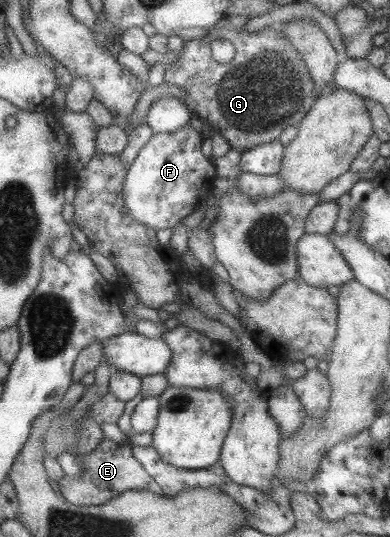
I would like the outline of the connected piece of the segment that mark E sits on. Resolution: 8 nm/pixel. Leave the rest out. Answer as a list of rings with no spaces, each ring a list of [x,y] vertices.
[[[101,435],[98,438],[98,443],[99,445],[91,453],[78,455],[81,458],[78,476],[63,474],[59,479],[59,493],[65,502],[73,505],[101,505],[128,490],[147,491],[164,496],[161,487],[133,458],[131,444],[120,445]]]

